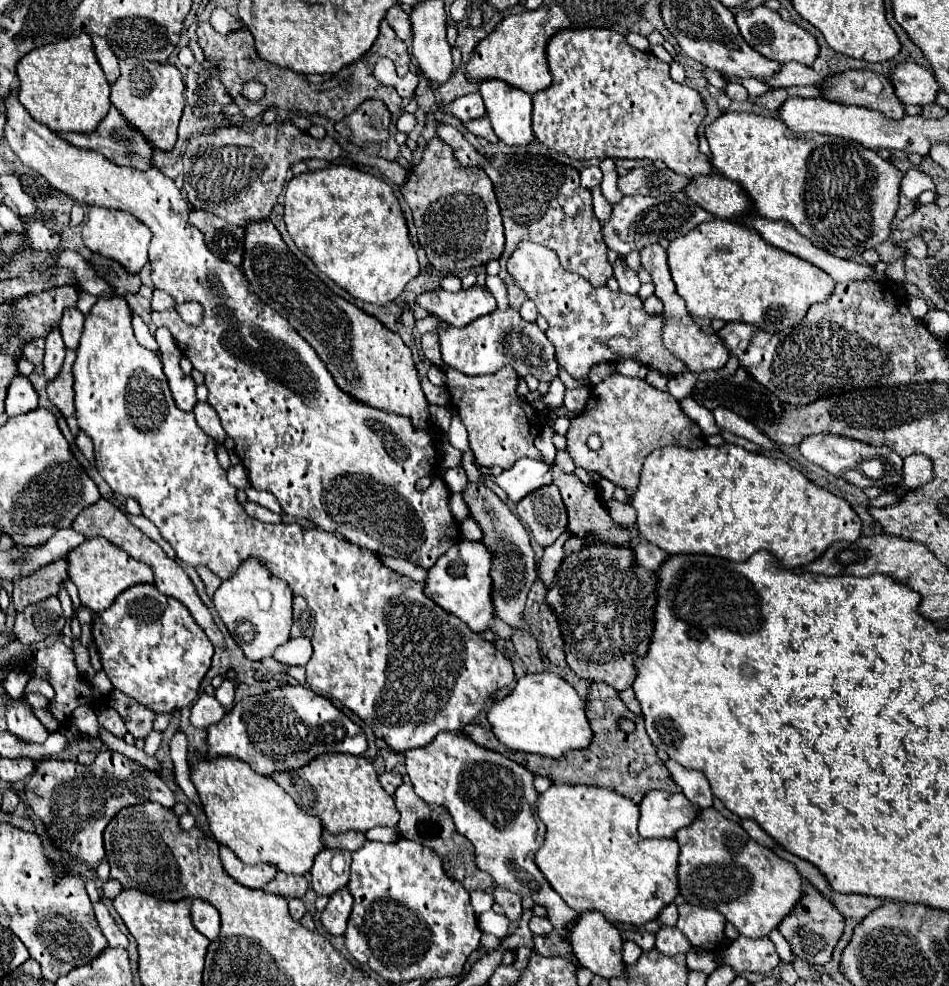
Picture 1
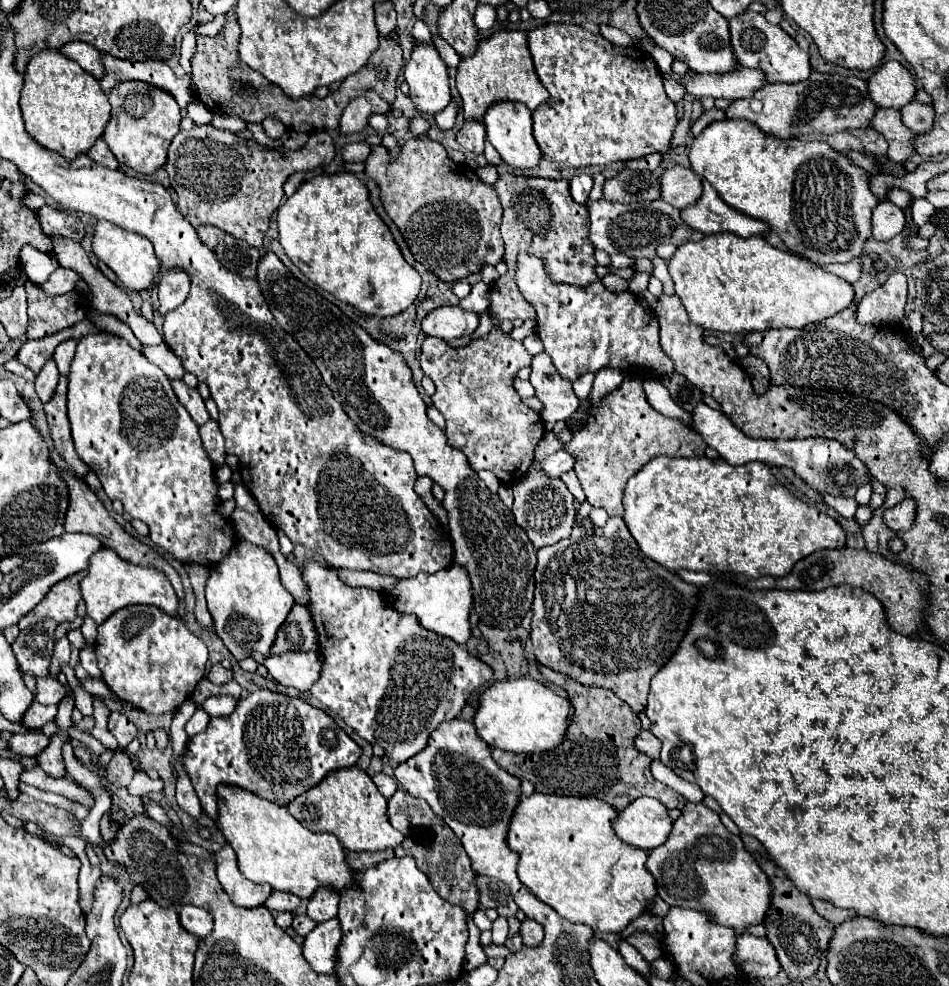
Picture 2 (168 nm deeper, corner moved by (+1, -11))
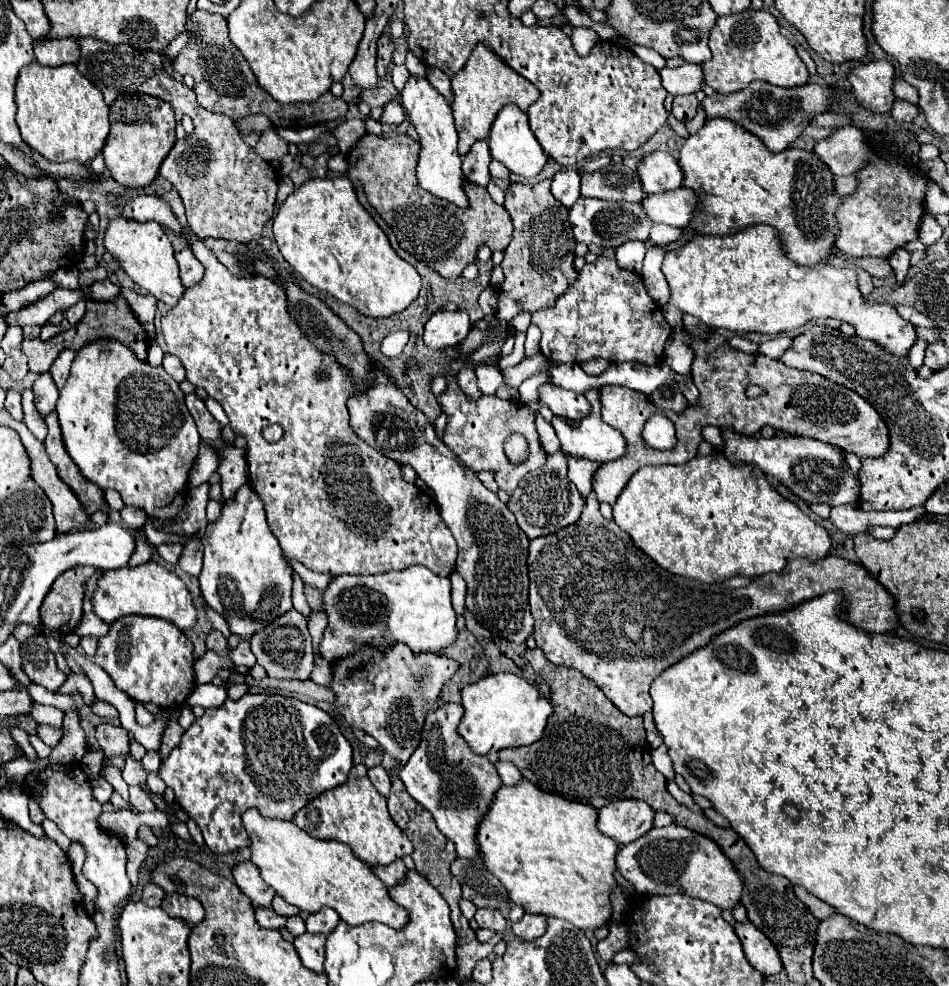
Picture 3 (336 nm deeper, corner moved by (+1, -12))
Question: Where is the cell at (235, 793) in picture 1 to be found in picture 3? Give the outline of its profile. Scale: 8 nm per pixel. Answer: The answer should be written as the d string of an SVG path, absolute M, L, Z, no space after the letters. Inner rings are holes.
M248 809L242 815L244 829L250 837L250 861L258 867L260 877L290 905L296 905L302 911L316 913L322 907L332 907L342 921L348 925L362 925L366 921L380 921L390 927L404 927L408 921L408 915L402 907L398 907L386 893L386 885L372 873L370 865L360 861L348 845L342 845L340 841L324 841L324 839L314 839L302 829L294 825L294 821L282 821L282 819L268 819L260 815L260 811Z

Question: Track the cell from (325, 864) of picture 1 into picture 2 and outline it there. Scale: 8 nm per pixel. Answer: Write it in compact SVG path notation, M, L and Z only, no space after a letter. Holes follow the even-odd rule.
M318 890L308 902L308 916L316 924L334 918L338 912L338 900L340 900L340 894L336 894L336 890L332 890L332 892L330 890Z

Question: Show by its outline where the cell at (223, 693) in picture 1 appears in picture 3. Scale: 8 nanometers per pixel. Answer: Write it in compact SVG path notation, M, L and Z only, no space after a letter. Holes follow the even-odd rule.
M196 685L192 695L188 697L188 703L194 707L194 705L202 705L204 709L216 709L220 707L220 703L226 701L226 689L224 687L218 687L218 685Z

